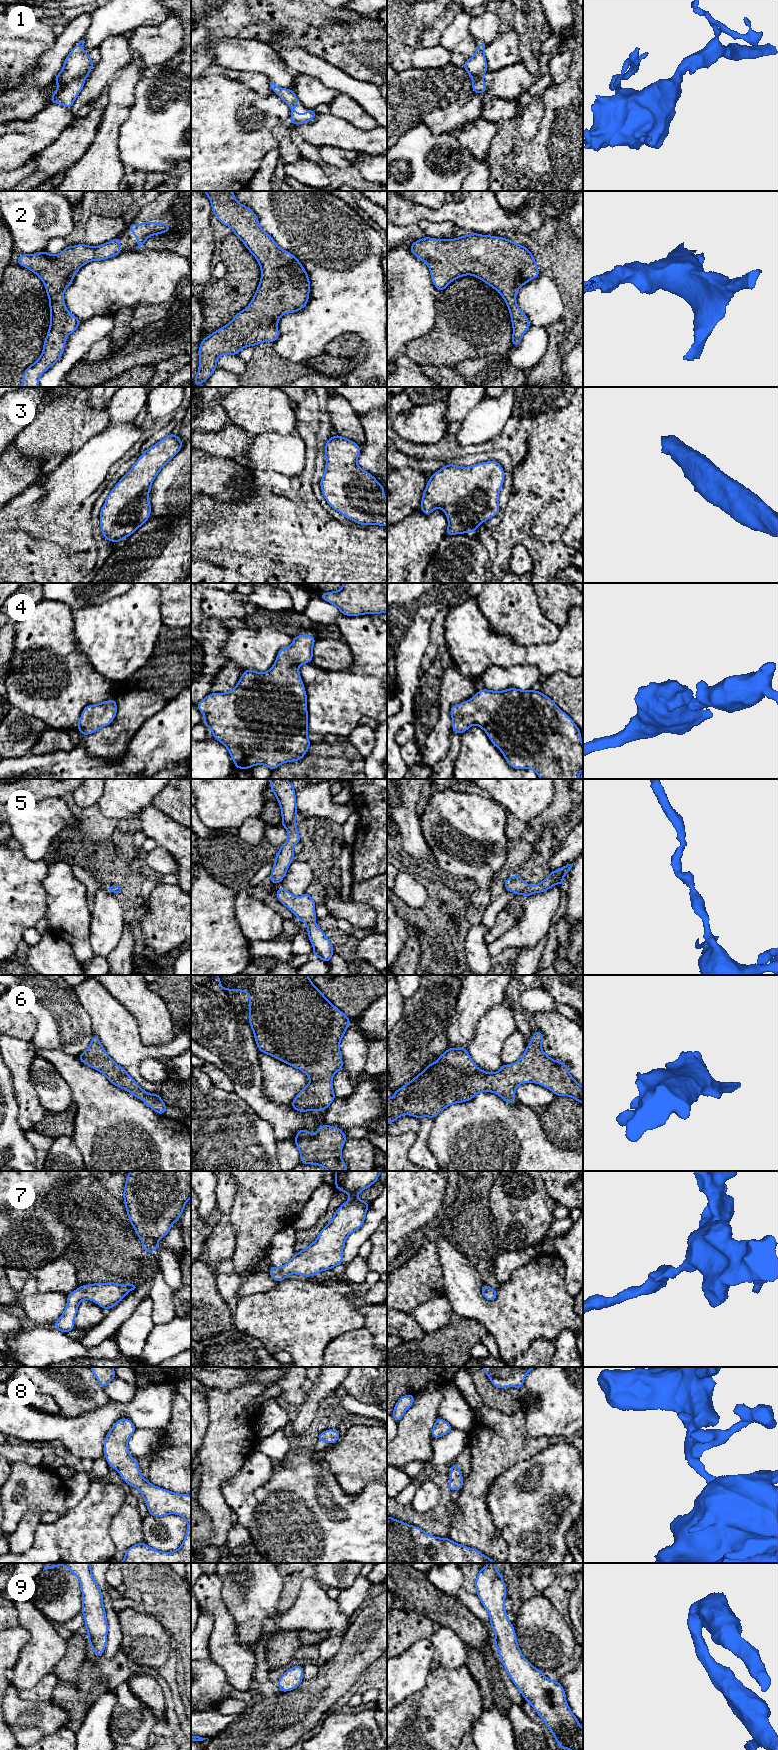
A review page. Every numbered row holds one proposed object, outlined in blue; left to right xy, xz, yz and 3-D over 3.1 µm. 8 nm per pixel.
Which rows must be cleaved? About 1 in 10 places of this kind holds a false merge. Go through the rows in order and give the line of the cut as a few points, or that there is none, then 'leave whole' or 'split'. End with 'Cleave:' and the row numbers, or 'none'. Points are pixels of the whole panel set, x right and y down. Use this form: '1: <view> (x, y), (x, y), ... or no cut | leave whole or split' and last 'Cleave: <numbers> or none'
1: no cut | leave whole
2: no cut | leave whole
3: no cut | leave whole
4: no cut | leave whole
5: no cut | leave whole
6: no cut | leave whole
7: no cut | leave whole
8: no cut | leave whole
9: no cut | leave whole
Cleave: none

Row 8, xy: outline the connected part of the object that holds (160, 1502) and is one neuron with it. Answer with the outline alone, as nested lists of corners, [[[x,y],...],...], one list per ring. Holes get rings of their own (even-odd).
[[[127,1418],[115,1422],[104,1441],[108,1465],[118,1471],[126,1484],[140,1491],[150,1515],[180,1515],[187,1522],[187,1531],[182,1545],[175,1551],[157,1551],[141,1542],[126,1551],[121,1563],[191,1563],[191,1495],[152,1485],[140,1474],[139,1464],[128,1450],[128,1440],[135,1431],[135,1425]]]

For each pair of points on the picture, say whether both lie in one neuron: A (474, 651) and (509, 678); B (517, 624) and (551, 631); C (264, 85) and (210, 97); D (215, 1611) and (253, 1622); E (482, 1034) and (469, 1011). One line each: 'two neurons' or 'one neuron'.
A: one neuron
B: one neuron
C: two neurons
D: two neurons
E: two neurons

